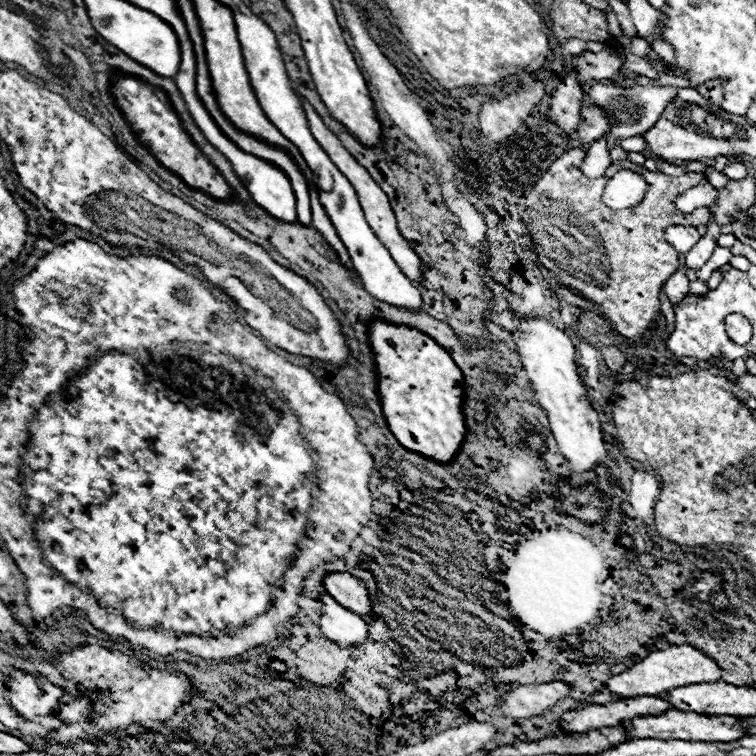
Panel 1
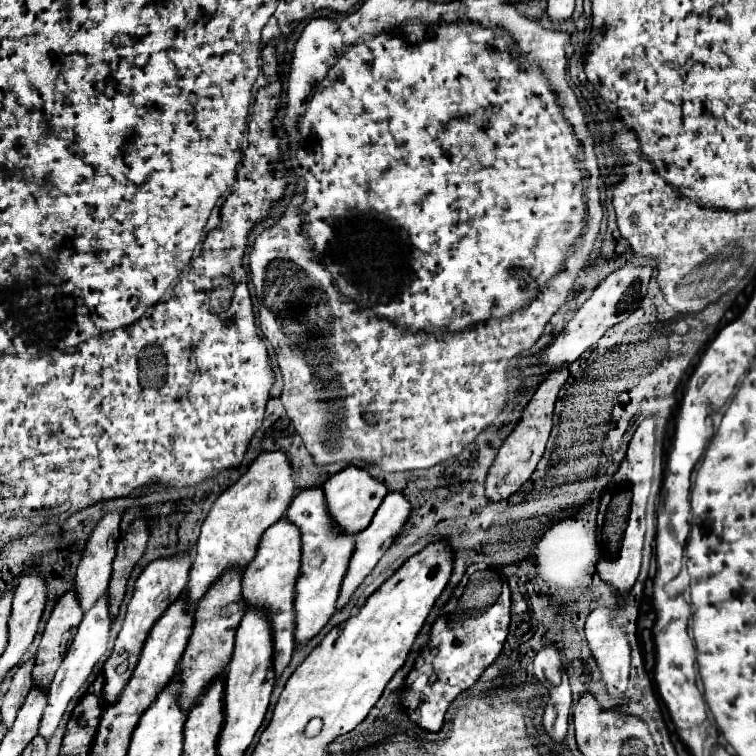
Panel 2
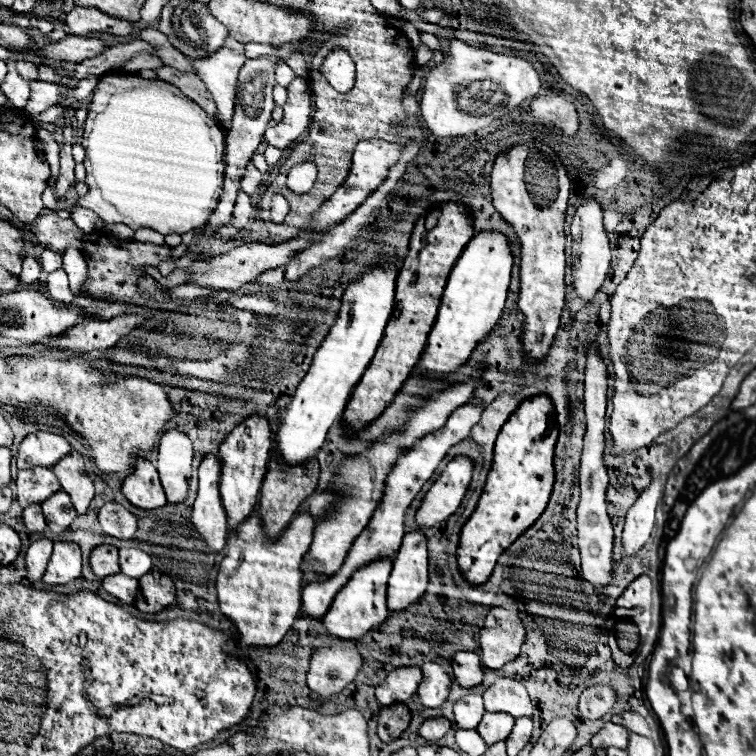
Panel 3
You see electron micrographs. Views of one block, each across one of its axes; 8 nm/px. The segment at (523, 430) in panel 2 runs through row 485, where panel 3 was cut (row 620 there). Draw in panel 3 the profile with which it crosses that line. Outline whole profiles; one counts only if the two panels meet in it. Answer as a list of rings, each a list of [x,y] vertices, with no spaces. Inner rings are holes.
[[[502,606],[490,608],[486,624],[480,632],[482,666],[498,670],[504,664],[518,658],[526,640],[526,630],[516,608],[508,610]]]

